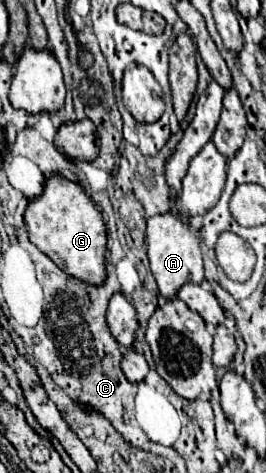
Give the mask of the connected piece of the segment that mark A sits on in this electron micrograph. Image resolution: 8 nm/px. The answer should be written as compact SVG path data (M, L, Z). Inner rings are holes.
M173 213L155 215L147 221L147 255L151 273L159 285L159 293L165 299L175 299L177 291L185 283L201 283L203 281L203 253L199 247L199 239L189 225L177 219Z

